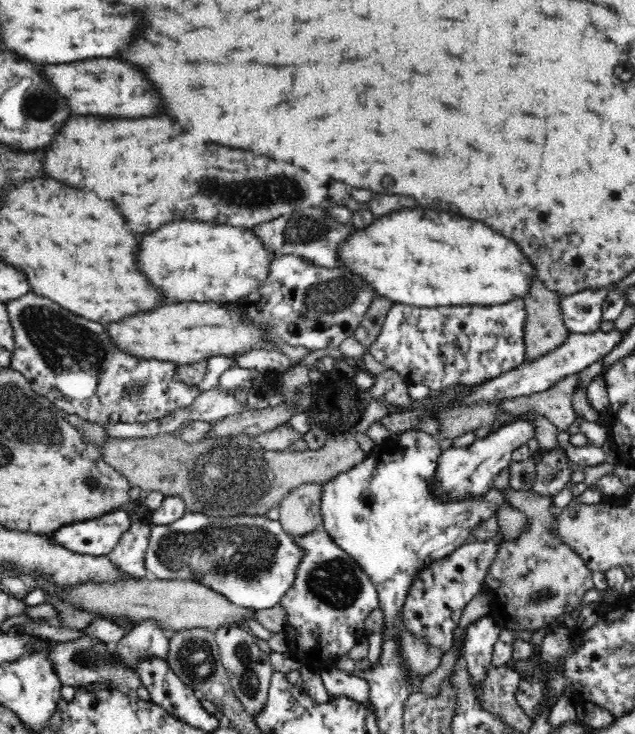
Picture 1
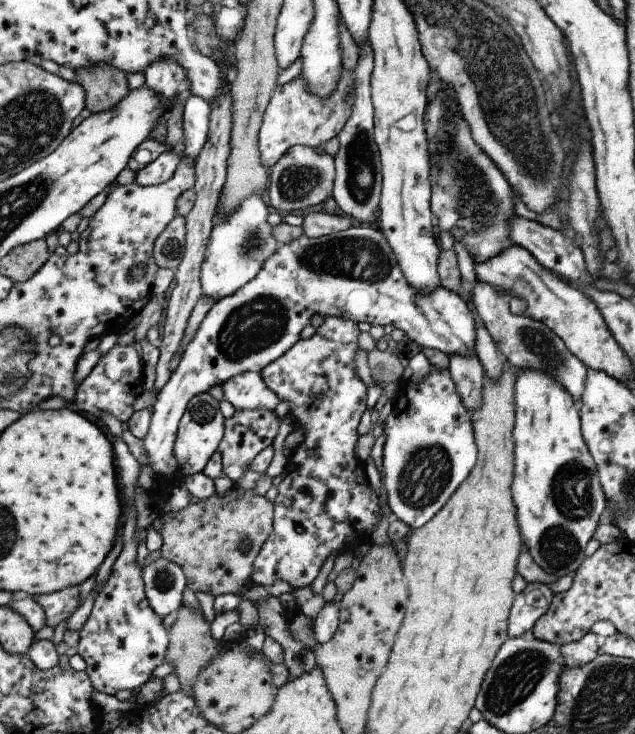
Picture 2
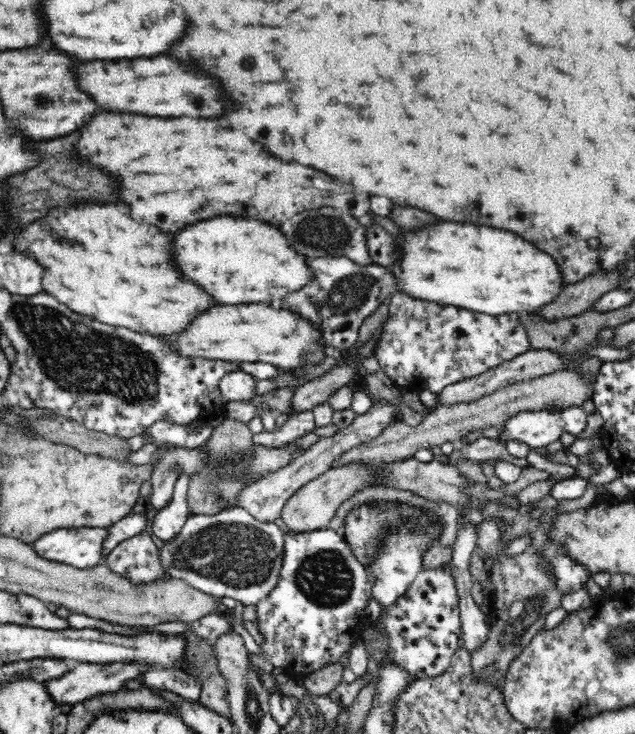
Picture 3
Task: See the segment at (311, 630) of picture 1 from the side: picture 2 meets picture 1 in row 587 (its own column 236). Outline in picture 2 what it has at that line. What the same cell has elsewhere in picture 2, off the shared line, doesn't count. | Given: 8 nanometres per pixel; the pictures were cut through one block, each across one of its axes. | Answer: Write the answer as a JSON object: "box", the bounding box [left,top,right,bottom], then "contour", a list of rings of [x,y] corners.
{"box":[143,226,477,478],"contour":[[[351,226],[345,232],[319,240],[303,234],[293,244],[283,244],[253,282],[209,310],[195,338],[185,348],[179,368],[157,394],[151,408],[151,430],[143,440],[149,474],[153,478],[159,478],[159,474],[171,478],[181,470],[175,444],[181,420],[187,416],[193,398],[245,372],[263,372],[299,344],[301,332],[313,314],[349,318],[357,324],[369,322],[371,326],[393,324],[395,330],[405,332],[405,342],[411,346],[433,348],[447,354],[447,358],[475,356],[477,324],[469,304],[447,288],[437,288],[431,294],[419,294],[411,288],[379,228]]]}

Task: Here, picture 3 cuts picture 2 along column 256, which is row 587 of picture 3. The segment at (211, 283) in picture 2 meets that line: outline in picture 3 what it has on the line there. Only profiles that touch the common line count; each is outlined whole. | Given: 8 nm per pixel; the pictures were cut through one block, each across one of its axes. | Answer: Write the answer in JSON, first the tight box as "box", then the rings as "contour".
{"box":[158,508,288,606],"contour":[[[246,508],[224,510],[222,514],[190,514],[182,528],[170,540],[160,540],[158,544],[158,560],[166,578],[186,580],[196,590],[202,590],[210,596],[232,598],[242,606],[260,606],[268,598],[272,598],[274,590],[282,582],[282,568],[286,560],[286,538],[288,532],[276,520],[260,520],[254,518]]]}

